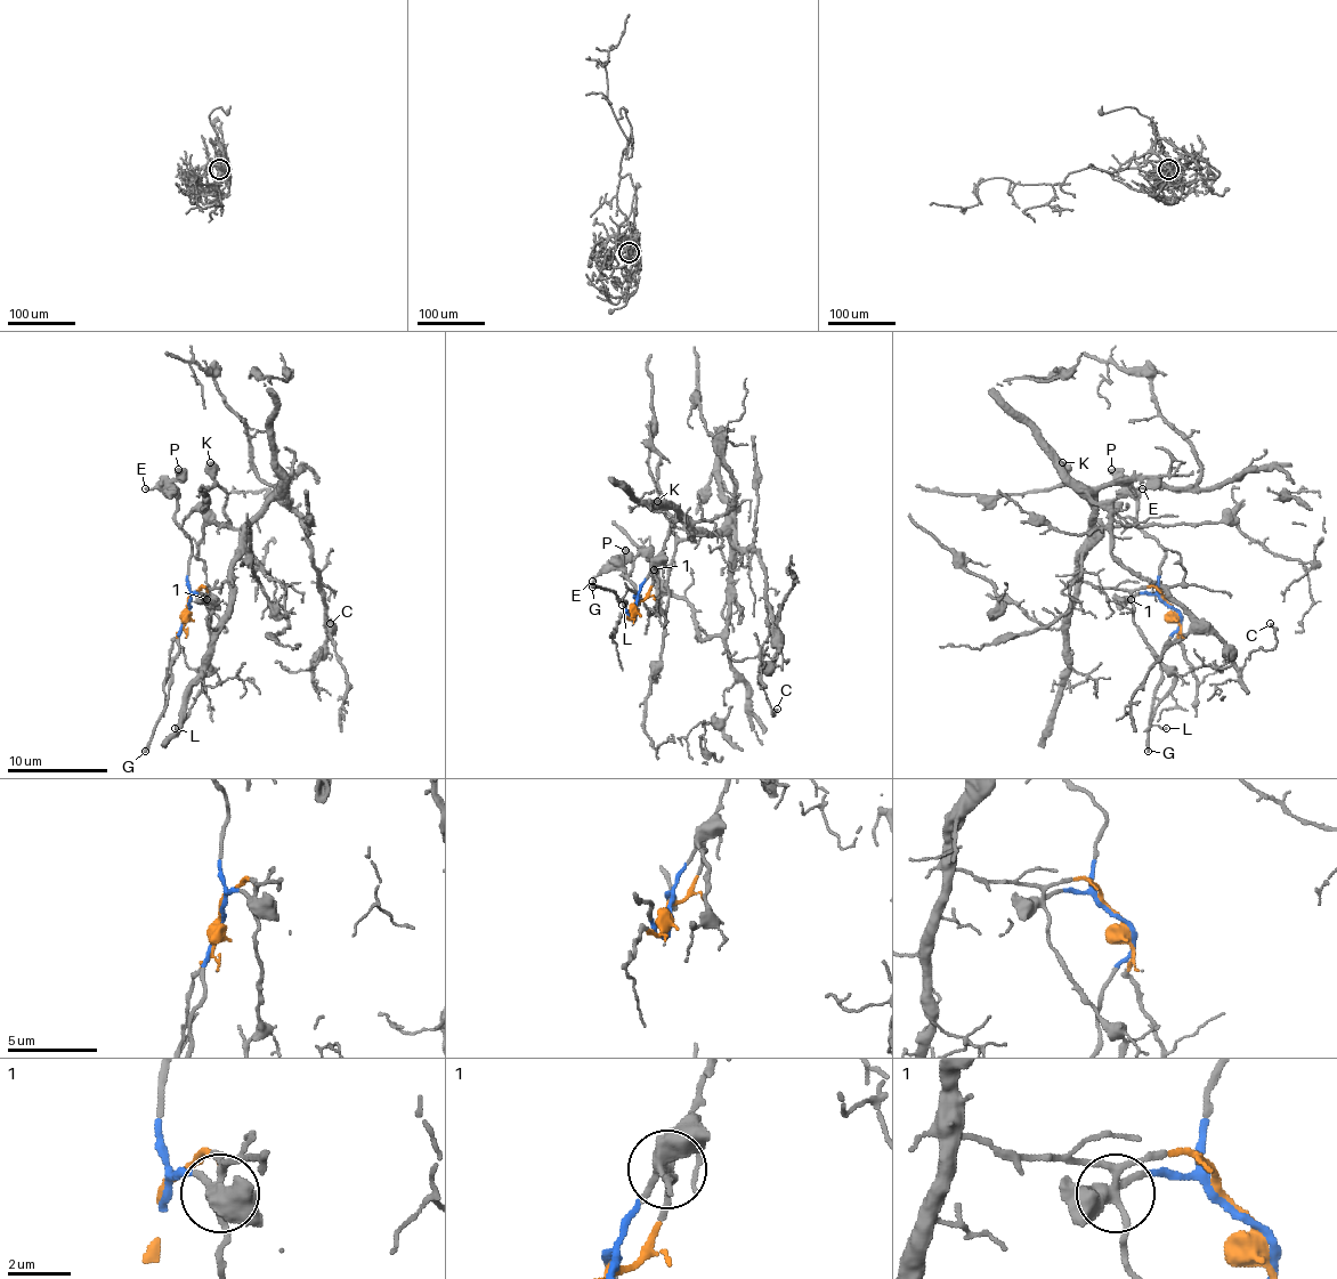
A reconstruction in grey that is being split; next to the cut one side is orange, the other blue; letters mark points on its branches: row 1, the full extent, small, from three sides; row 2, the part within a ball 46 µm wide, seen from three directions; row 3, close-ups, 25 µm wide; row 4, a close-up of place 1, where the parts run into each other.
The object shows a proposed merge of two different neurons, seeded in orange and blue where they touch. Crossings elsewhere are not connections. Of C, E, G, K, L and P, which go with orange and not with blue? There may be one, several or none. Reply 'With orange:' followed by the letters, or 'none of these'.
With orange: C, K, L

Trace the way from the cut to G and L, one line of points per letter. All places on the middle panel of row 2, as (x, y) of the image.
G: (637, 609), (631, 620), (626, 601), (614, 592), (591, 587)
L: (637, 609), (647, 595), (654, 569), (656, 607), (649, 612), (629, 589), (622, 605)

